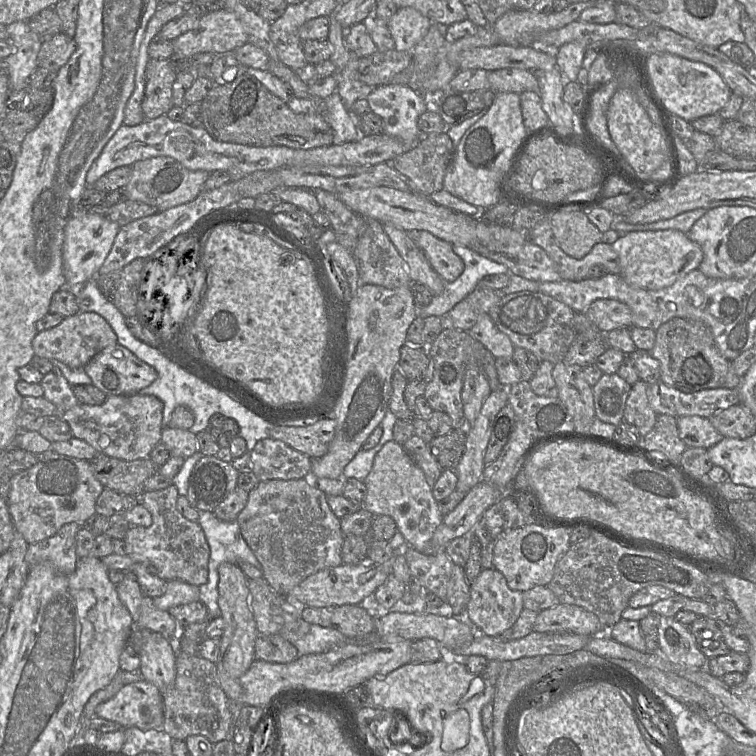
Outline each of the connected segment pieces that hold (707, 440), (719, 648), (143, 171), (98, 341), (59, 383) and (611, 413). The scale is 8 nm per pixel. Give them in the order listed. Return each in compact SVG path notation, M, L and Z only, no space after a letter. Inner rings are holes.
M683 416L677 424L679 437L689 448L708 449L724 438L706 417Z
M698 616L689 629L707 659L726 655L731 651L723 639L721 625L716 619Z
M158 156L140 160L135 162L131 167L132 174L130 180L124 187L126 190L126 198L155 206L159 211L165 211L169 208L194 200L203 190L203 184L210 174L204 170L189 170L175 159L167 156Z
M79 311L75 315L64 317L59 325L38 332L32 341L32 347L38 357L63 362L70 368L80 368L104 348L116 343L116 333L101 315Z
M56 366L43 376L40 385L44 390L43 397L57 407L57 413L62 414L78 404L72 386Z
M617 373L603 374L592 387L597 419L617 426L622 420L631 389Z

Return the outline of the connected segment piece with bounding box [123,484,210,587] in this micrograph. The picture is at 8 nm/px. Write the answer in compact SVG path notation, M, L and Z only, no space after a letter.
M174 484L163 490L144 492L138 503L151 513L153 523L150 527L131 526L123 540L131 544L134 562L154 566L158 577L200 587L208 582L210 547L200 524L186 519L177 510L178 497Z

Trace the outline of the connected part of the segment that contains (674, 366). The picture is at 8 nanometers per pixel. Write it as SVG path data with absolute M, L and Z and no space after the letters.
M673 318L656 330L656 341L649 352L660 363L660 380L681 392L705 389L738 389L741 383L732 366L720 352L711 329L702 321Z

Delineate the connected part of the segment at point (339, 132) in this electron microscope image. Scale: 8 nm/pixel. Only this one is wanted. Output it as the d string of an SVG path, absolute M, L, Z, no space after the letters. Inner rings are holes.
M337 91L325 99L326 110L323 115L325 121L334 131L333 144L340 145L357 141L361 137L360 130L354 124L354 114L348 111Z

